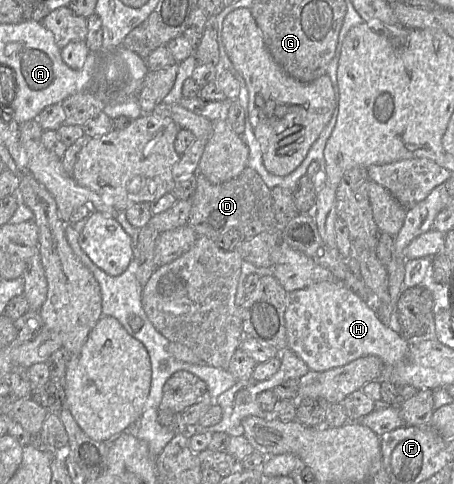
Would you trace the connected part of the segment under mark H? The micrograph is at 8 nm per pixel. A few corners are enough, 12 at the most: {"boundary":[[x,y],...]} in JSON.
{"boundary":[[341,281],[287,294],[288,348],[324,372],[409,341]]}

